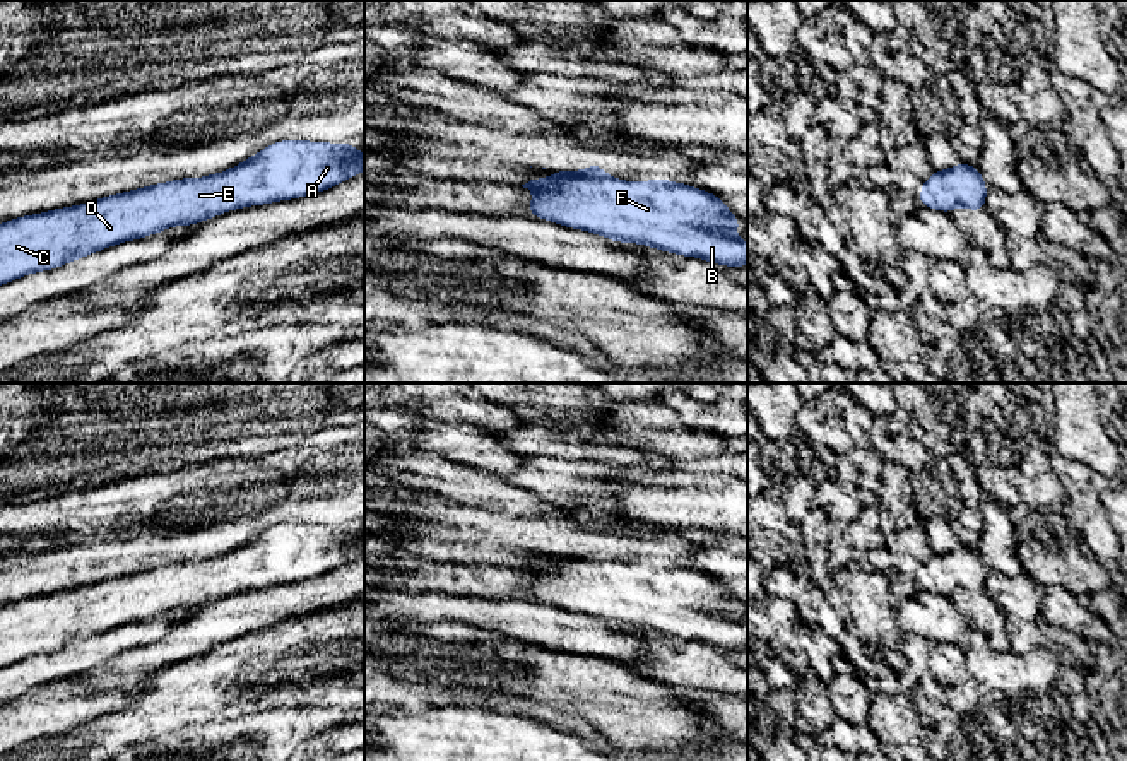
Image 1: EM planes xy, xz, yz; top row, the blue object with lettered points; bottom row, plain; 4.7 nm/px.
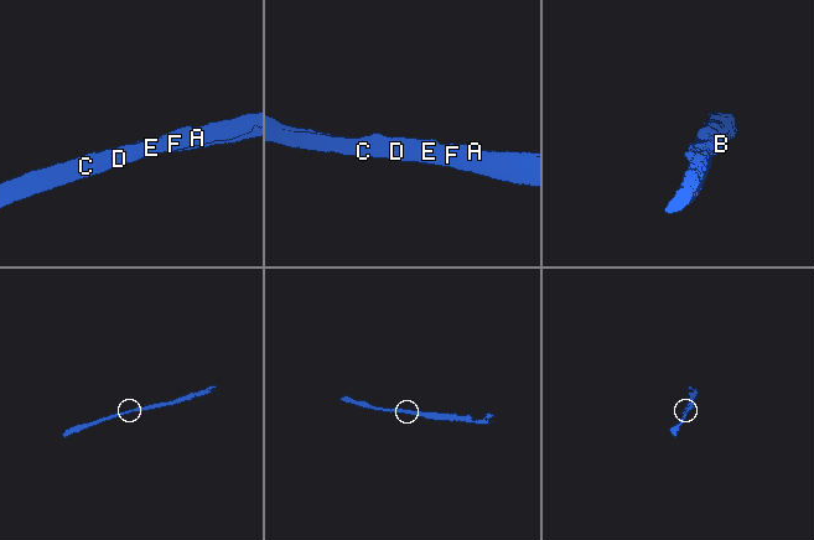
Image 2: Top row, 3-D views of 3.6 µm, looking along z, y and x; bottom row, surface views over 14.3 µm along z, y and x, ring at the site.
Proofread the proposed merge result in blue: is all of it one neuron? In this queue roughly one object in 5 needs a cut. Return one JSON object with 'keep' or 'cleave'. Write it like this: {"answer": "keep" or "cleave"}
{"answer": "keep"}

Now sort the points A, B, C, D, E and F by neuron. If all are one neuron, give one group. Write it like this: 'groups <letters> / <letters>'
groups A B C D E F

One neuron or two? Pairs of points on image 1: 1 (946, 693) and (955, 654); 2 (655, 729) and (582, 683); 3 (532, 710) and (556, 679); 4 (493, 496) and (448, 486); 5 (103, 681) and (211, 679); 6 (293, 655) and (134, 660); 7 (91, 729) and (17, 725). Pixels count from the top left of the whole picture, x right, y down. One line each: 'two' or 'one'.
1: one
2: one
3: one
4: one
5: two
6: two
7: two

